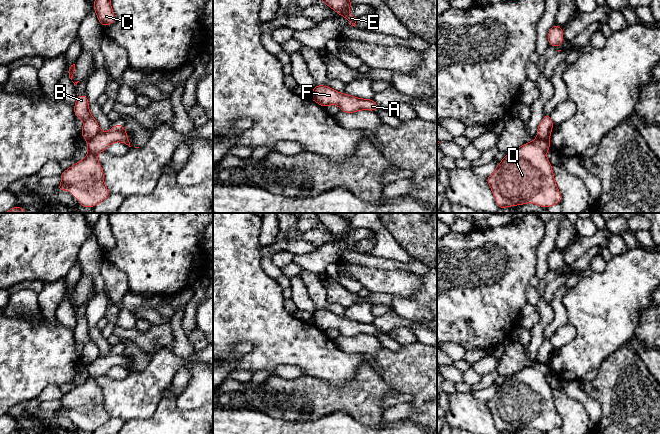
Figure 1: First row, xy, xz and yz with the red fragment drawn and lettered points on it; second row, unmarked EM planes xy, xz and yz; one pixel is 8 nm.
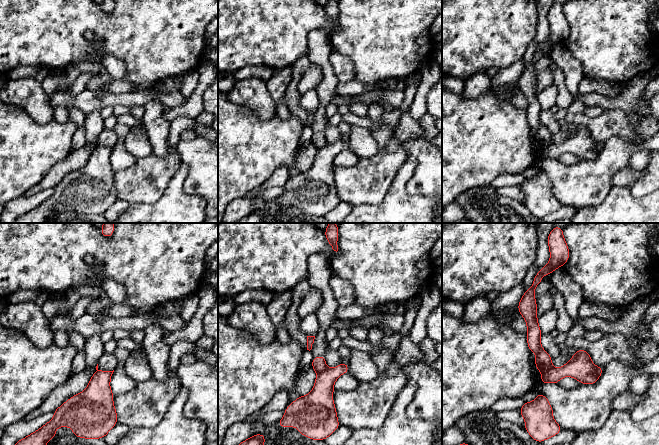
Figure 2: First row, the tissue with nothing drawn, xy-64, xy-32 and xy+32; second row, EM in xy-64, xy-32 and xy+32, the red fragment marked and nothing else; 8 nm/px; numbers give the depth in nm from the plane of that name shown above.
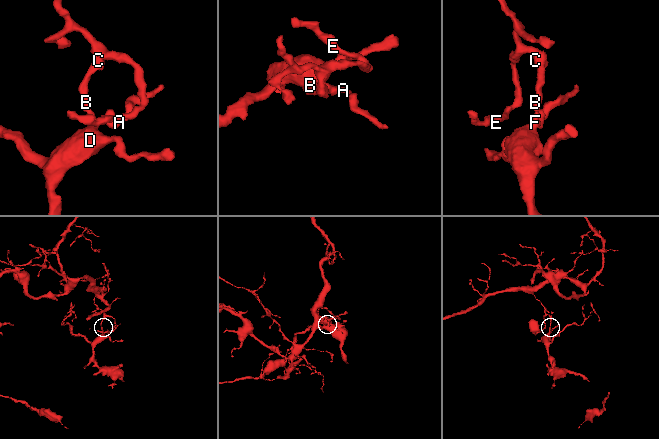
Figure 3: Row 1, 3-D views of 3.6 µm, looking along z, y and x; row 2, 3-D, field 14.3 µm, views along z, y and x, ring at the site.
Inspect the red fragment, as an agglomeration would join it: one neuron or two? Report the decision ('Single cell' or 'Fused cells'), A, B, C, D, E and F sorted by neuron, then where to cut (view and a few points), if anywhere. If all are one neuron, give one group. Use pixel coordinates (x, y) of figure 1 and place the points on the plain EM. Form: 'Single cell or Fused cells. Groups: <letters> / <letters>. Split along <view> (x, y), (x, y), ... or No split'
Fused cells. Groups: A D F / B C E. Split along xy (100, 355), (87, 364)

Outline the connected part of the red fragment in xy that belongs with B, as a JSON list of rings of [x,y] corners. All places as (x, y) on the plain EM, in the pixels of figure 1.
[[[87,319],[76,320],[74,338],[77,342],[81,342],[84,345],[81,360],[86,364],[92,363],[101,356],[97,345],[89,336]]]

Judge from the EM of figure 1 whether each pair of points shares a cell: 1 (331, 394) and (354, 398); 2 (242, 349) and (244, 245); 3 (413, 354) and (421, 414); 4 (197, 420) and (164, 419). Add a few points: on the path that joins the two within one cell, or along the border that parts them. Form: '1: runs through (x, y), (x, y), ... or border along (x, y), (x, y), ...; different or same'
1: runs through (337, 398), (348, 398); same
2: border along (253, 345), (235, 344), (224, 358); different
3: runs through (418, 369), (421, 372), (421, 399); same
4: runs through (189, 421), (172, 421); same

